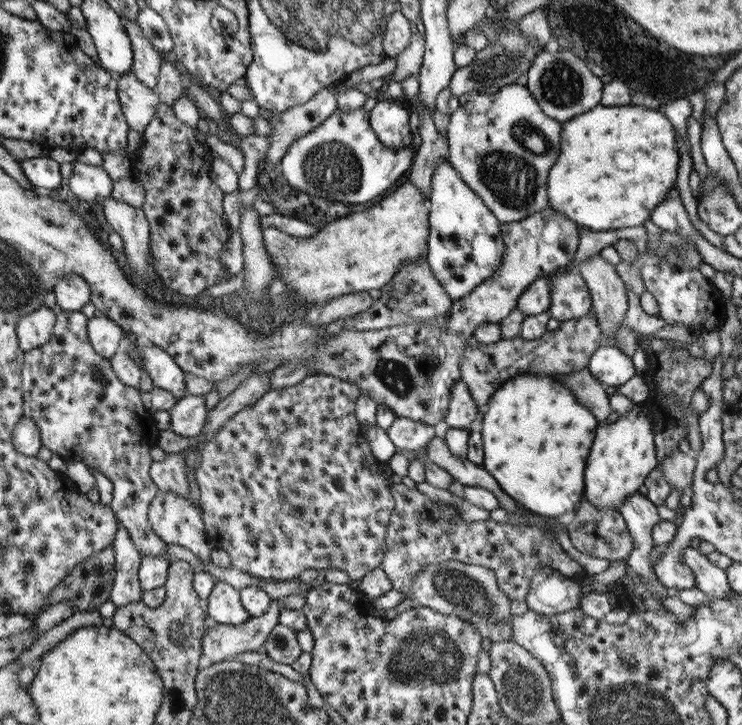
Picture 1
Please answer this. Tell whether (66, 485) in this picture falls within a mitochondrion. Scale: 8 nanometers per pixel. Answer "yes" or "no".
no

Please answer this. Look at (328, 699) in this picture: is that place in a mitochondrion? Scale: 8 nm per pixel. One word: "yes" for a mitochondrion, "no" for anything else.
no

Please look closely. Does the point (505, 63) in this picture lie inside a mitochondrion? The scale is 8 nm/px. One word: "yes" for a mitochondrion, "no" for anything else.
yes

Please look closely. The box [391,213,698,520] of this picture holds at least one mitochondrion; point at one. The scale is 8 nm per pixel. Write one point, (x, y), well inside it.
(676, 249)

